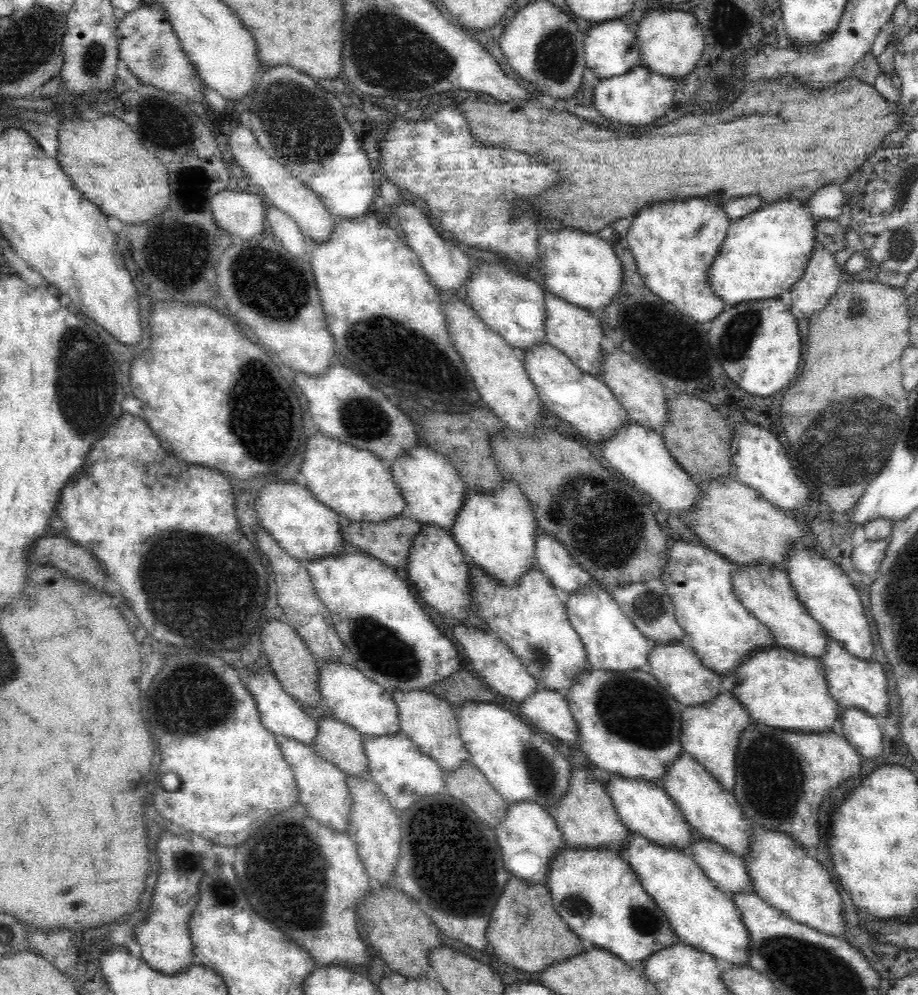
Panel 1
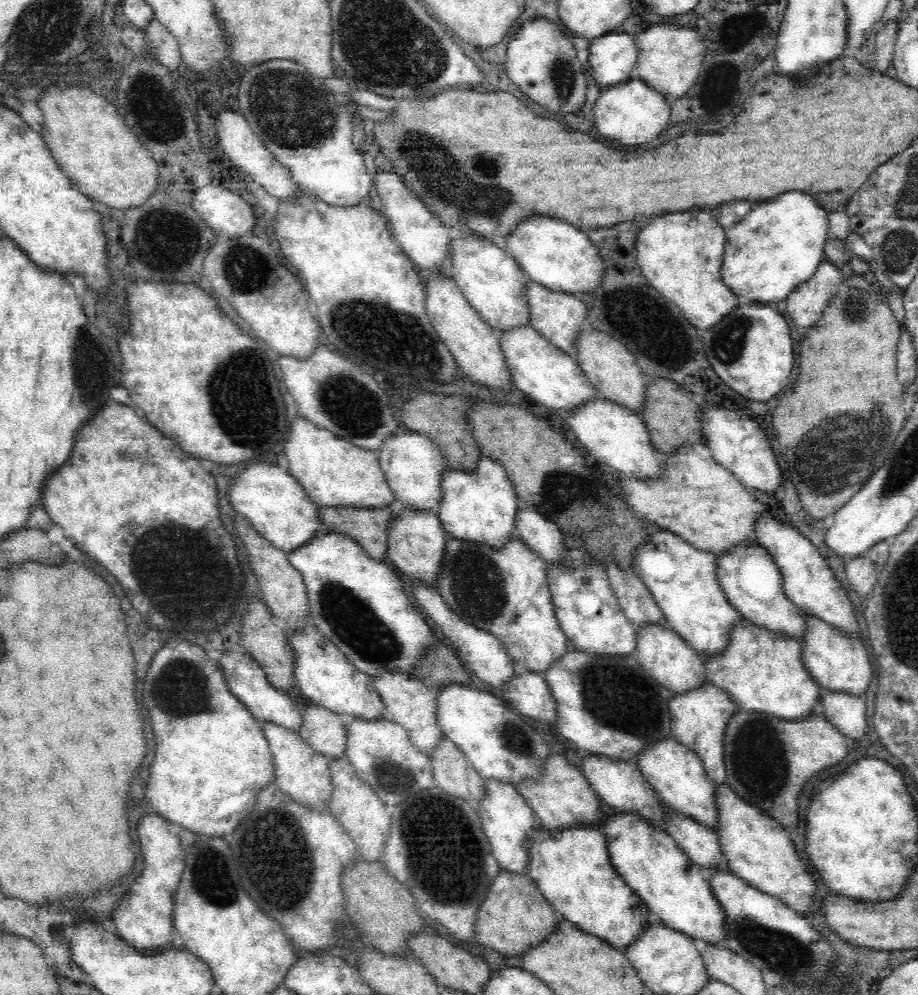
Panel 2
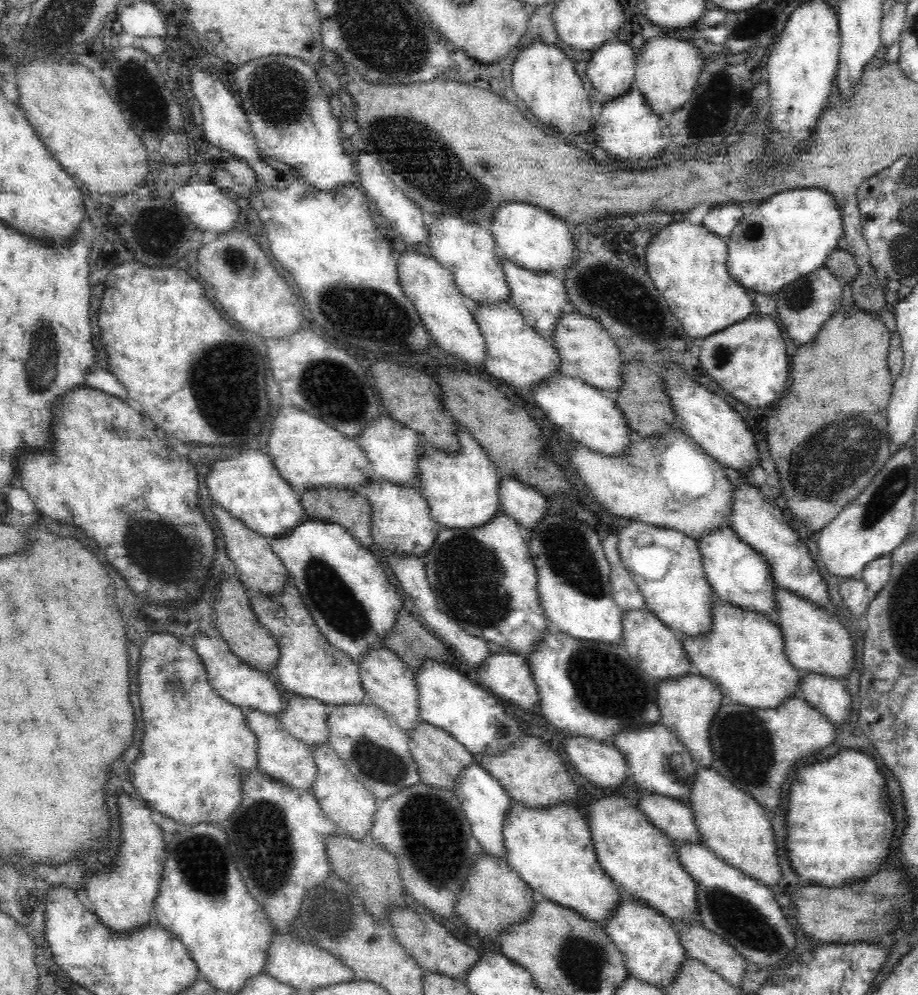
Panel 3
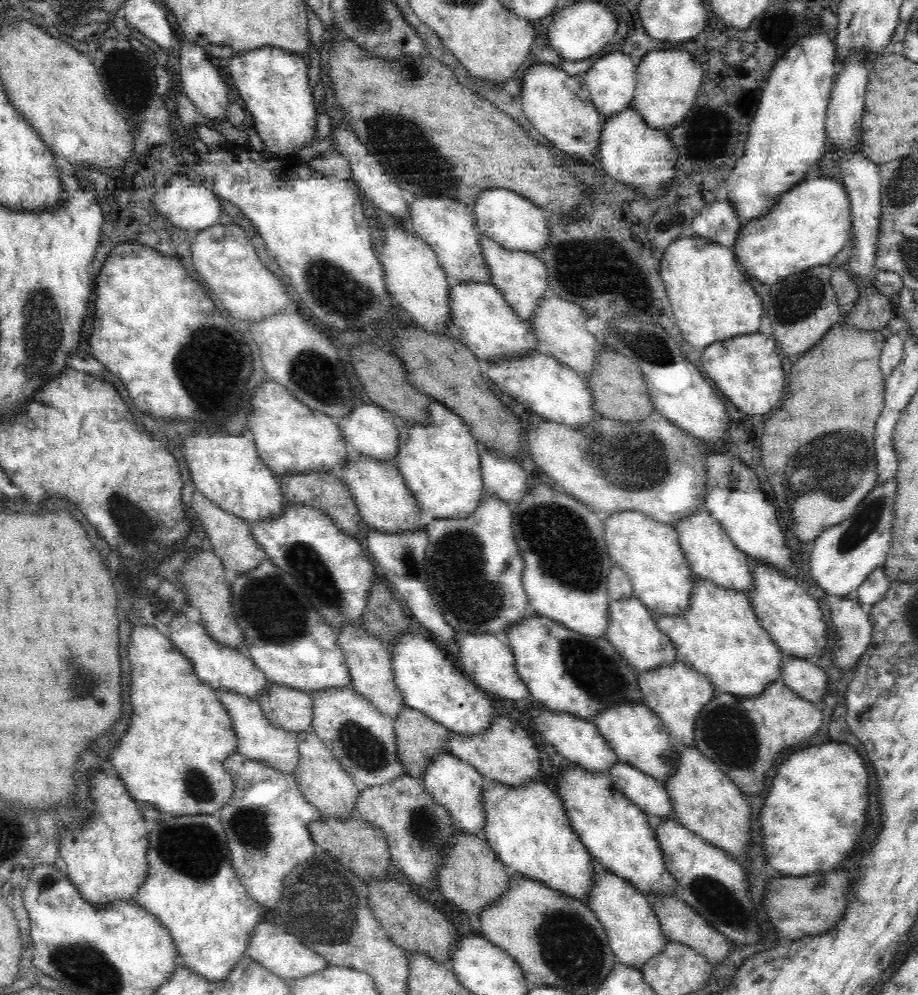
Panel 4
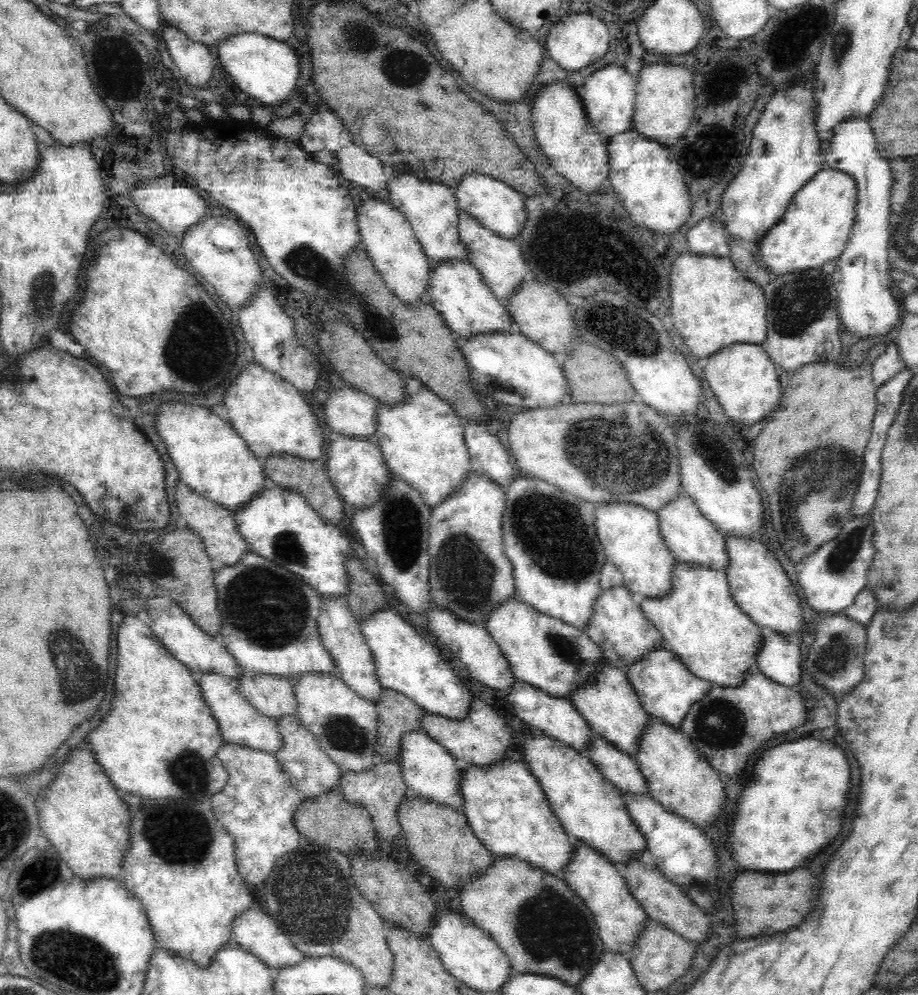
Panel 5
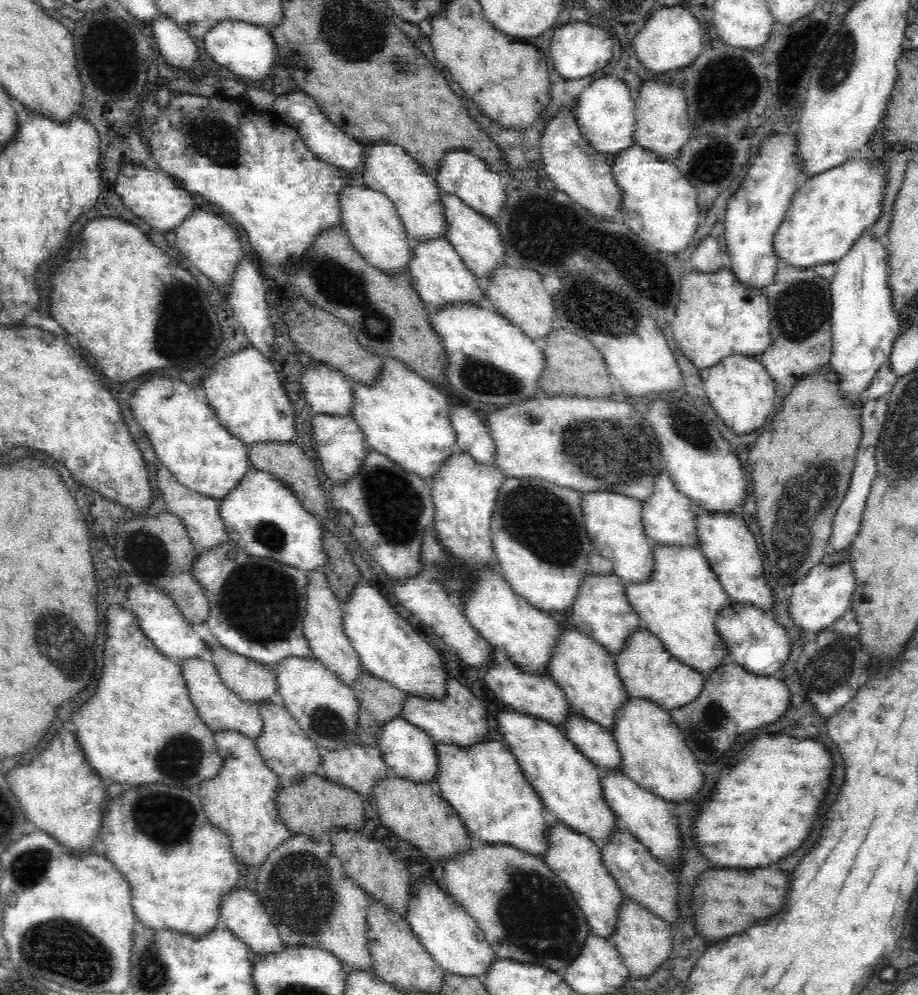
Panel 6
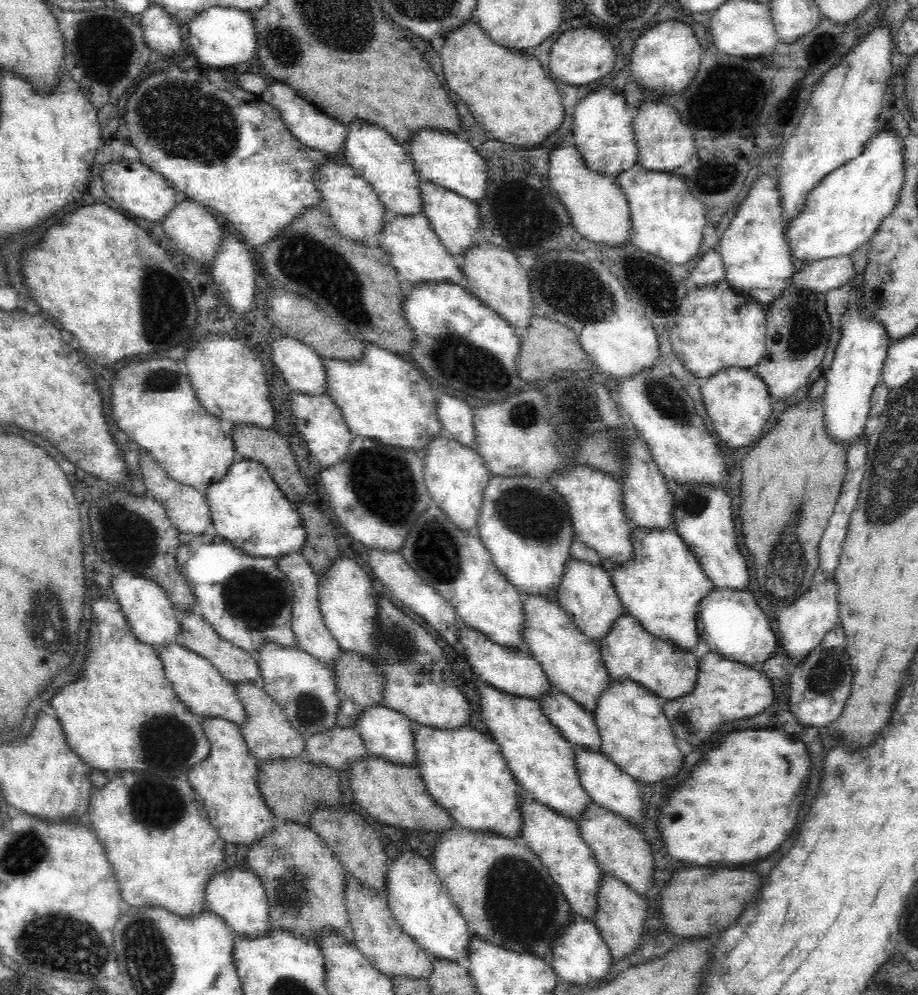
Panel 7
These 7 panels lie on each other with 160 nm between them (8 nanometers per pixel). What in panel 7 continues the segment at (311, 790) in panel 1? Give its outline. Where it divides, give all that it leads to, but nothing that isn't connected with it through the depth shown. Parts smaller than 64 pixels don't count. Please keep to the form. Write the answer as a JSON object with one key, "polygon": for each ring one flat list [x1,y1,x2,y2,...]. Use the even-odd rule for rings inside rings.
{"polygon":[[181,642,162,643,156,651,165,679,173,686,176,697,197,717,220,717,237,725,245,719,244,707,236,697,235,688,220,671,203,656,187,649]]}

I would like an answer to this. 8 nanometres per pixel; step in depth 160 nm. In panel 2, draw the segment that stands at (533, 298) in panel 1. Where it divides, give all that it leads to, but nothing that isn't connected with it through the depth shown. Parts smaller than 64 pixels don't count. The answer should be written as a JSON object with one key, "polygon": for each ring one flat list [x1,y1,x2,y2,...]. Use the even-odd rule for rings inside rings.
{"polygon":[[477,234,451,240,449,262,450,275,461,288,466,300,497,333,508,332,517,326,530,325,525,288,528,277,524,276,524,271,512,260,502,243,498,240,480,240]]}

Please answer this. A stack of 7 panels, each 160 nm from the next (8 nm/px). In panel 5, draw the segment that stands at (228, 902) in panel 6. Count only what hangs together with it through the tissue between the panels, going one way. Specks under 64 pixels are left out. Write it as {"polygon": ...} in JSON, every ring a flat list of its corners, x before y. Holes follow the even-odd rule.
{"polygon":[[255,903,232,919,231,934,234,942,245,951,256,955,272,971,300,962,304,956,278,928,275,920,264,909,257,909]]}

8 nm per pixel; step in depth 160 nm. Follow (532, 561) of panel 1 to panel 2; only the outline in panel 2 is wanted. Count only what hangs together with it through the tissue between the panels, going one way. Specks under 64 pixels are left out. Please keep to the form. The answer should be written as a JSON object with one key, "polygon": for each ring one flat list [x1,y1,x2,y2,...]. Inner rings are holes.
{"polygon":[[481,453,472,473,446,468,441,477,441,501,436,511,448,538,500,549,516,536,519,504,520,499,505,468]]}

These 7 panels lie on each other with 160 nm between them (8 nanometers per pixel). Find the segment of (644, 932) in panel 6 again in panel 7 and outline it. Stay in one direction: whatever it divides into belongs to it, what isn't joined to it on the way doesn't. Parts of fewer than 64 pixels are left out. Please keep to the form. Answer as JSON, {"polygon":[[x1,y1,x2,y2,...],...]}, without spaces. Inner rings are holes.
{"polygon":[[601,871,596,893,596,908,592,921,599,930,604,944,609,948,610,956,614,960,632,954,632,950,642,944,642,934,644,934,644,924,648,918,648,905,645,903,645,896,632,890,625,880,614,875]]}

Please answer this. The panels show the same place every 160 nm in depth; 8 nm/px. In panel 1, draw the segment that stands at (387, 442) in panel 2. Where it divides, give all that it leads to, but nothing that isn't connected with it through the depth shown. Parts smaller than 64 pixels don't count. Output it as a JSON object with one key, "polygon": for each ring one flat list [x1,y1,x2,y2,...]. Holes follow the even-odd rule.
{"polygon":[[418,444,397,457,389,466,393,479,405,498,407,515,422,525,436,525,451,532,457,513,465,503,468,488,454,465,439,451]]}

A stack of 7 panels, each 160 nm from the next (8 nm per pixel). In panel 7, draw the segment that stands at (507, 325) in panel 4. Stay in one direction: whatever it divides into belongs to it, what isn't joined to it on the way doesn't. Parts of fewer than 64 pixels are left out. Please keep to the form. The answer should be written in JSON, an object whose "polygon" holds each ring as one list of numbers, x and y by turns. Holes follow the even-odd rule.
{"polygon":[[422,212,409,215,387,213,376,236,377,244,388,255,389,263,395,268,405,284,423,283,424,281,450,281,462,284,464,276,457,265,457,259,440,243,430,228,429,220]]}

